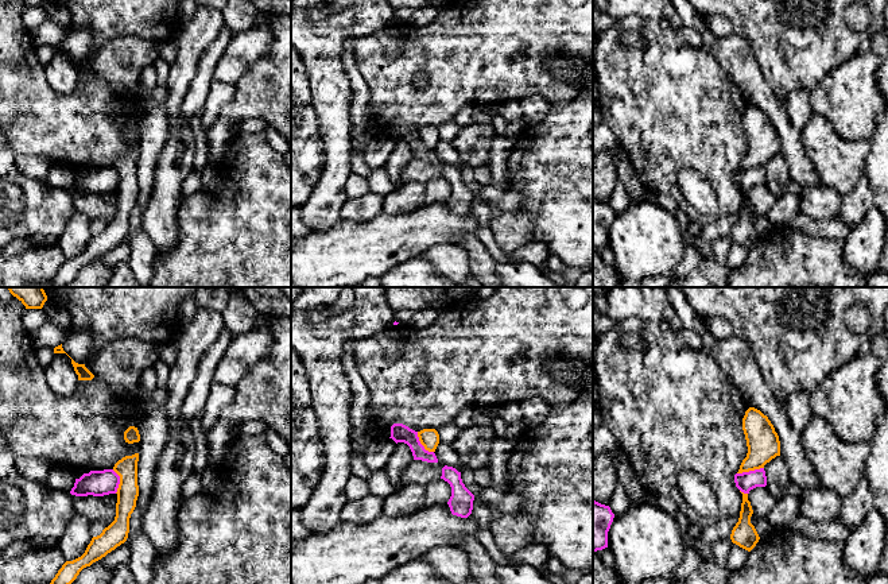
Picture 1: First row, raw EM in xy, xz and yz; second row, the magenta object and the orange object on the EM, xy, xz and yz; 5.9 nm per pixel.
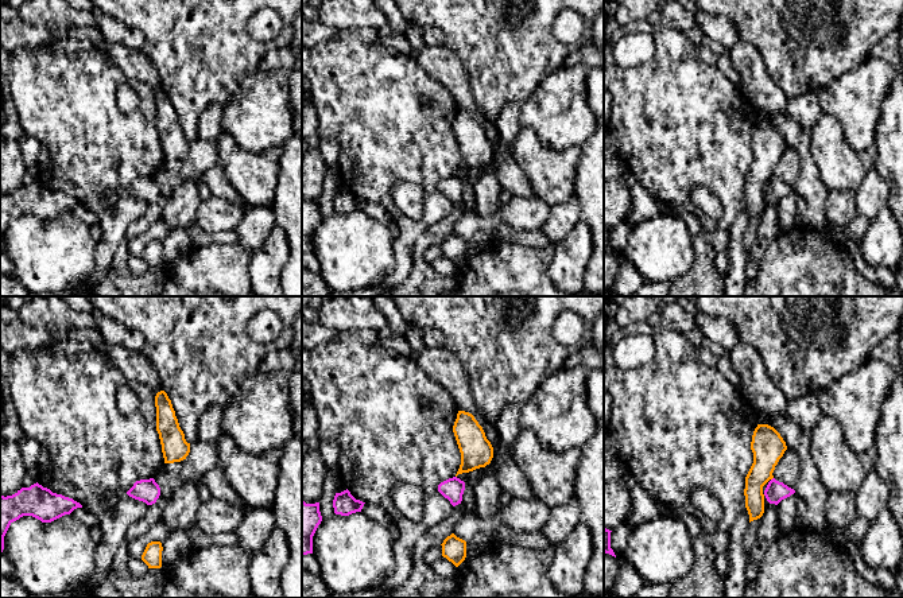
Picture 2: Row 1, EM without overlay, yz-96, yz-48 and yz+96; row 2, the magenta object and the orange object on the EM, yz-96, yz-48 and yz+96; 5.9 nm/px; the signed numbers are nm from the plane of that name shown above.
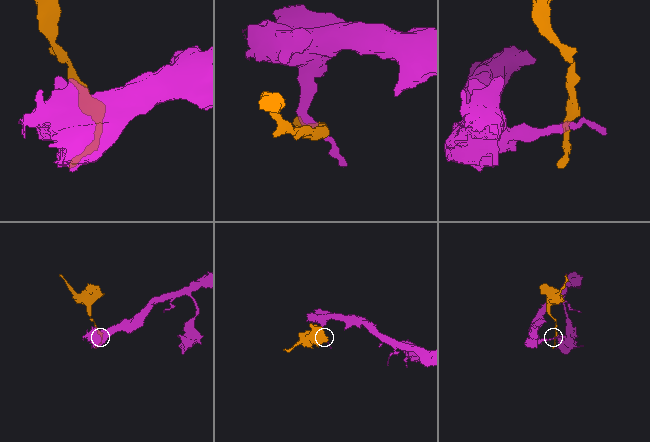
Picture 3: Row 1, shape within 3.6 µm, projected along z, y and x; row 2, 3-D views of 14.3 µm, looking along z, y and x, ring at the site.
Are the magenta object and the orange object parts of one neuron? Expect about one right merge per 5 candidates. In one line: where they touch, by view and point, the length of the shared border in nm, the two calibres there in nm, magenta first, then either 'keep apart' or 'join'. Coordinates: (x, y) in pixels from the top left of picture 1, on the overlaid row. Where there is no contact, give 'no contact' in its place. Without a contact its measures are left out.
contact yz (749, 471); length 170 nm; calibres 120 and 190 nm; keep apart

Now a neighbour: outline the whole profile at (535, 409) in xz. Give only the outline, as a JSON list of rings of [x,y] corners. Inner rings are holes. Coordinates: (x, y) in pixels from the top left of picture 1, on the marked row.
[[[531,397],[520,401],[526,428],[540,425],[552,410],[548,402],[540,397]]]

